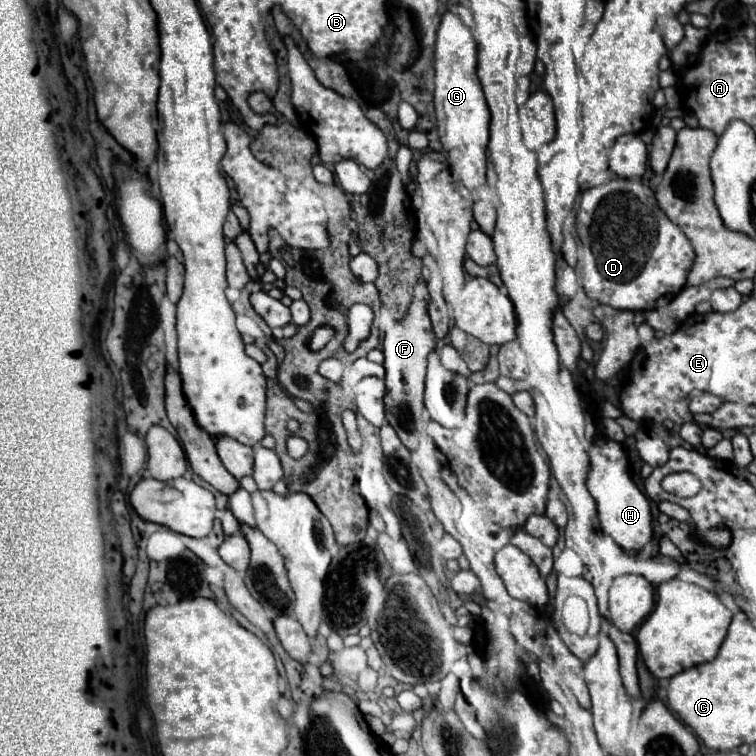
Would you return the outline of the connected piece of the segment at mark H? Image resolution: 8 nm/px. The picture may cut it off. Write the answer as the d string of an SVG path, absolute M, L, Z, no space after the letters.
M600 437L592 443L590 451L590 473L588 473L588 491L598 503L600 529L614 539L618 547L630 553L638 553L646 543L652 541L652 505L650 499L634 485L628 473L628 459L620 443Z

